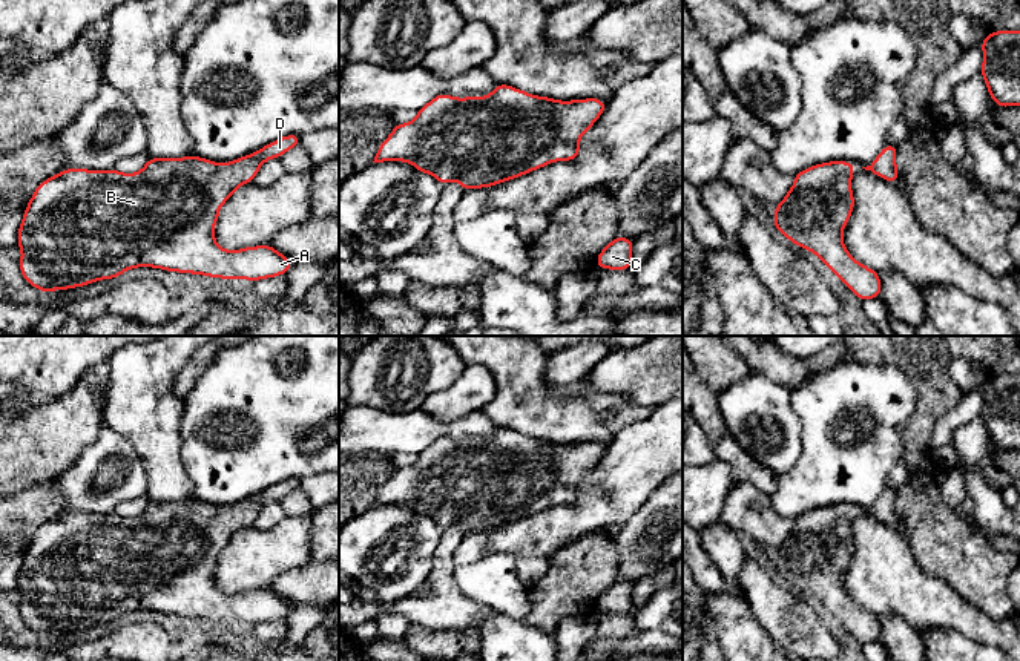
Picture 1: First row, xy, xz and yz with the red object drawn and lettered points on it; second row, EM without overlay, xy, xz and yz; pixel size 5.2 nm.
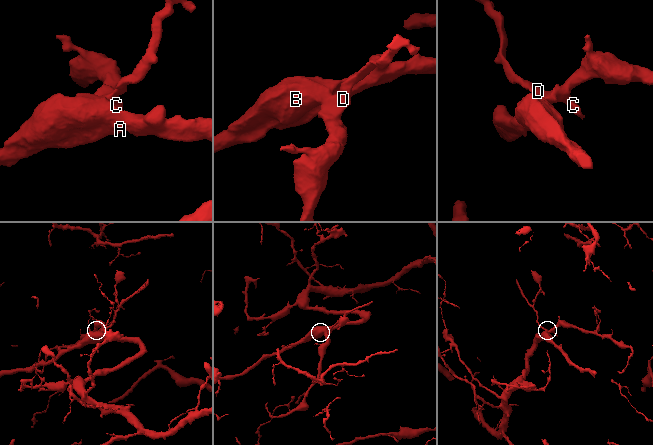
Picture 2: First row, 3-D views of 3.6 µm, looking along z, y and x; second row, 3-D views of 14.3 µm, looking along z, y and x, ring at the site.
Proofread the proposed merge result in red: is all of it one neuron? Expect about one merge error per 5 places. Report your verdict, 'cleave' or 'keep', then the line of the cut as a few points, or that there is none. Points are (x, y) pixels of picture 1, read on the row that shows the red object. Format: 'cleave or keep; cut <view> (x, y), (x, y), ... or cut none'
keep; cut none

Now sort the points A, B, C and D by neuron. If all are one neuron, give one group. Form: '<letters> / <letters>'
A B C D

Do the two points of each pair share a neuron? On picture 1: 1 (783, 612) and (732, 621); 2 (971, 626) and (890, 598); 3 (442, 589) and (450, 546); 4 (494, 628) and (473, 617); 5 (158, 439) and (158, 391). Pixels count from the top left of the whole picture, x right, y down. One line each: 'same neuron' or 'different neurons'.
1: different neurons
2: same neuron
3: same neuron
4: different neurons
5: same neuron

